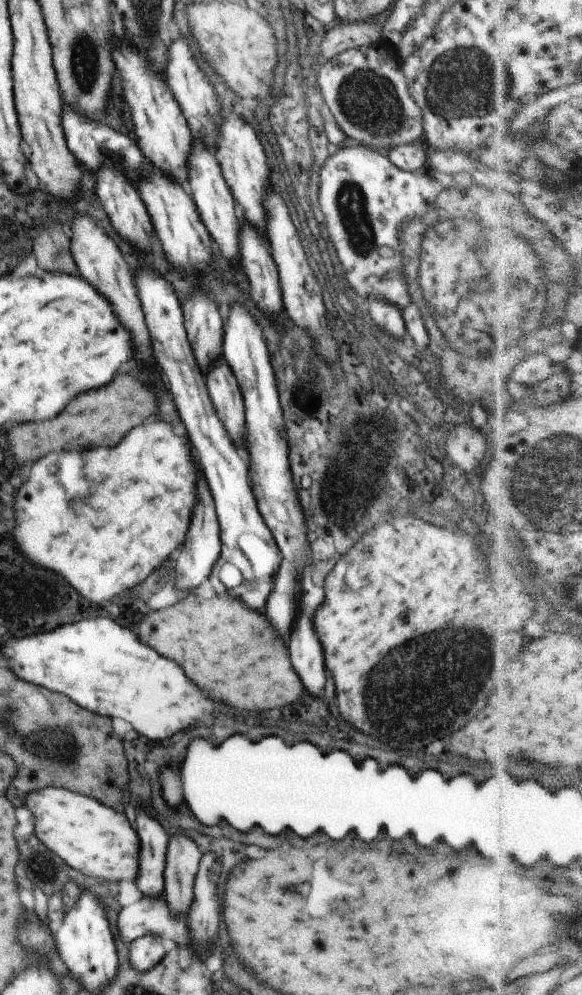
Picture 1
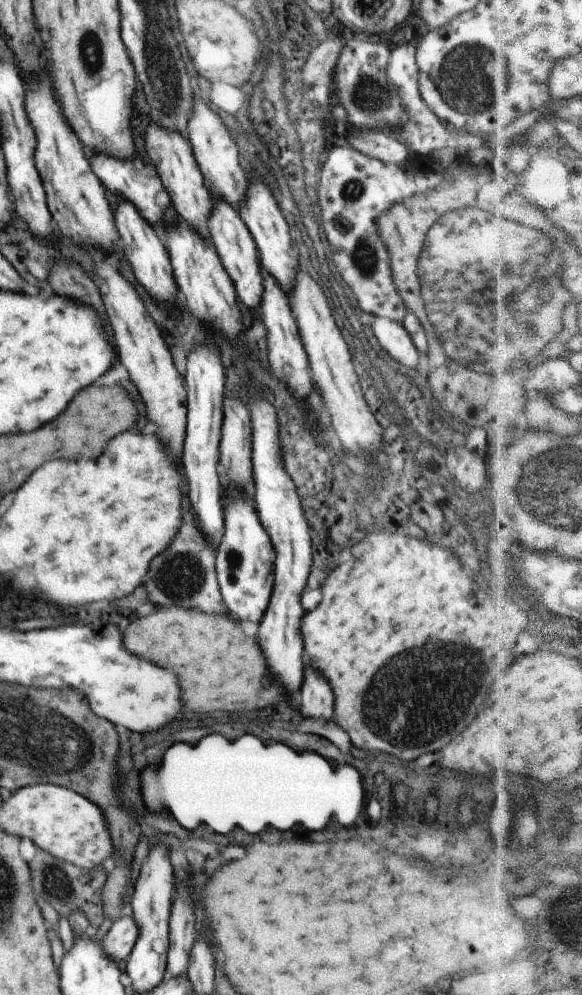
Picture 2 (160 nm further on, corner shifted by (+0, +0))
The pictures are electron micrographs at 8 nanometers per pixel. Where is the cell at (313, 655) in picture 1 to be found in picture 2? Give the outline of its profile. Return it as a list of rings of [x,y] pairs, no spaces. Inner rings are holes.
[[[310,672],[306,674],[304,686],[300,690],[300,698],[302,698],[302,714],[306,718],[314,718],[314,720],[322,720],[328,722],[332,718],[332,710],[334,710],[334,696],[330,686],[326,684],[326,680],[316,674]]]

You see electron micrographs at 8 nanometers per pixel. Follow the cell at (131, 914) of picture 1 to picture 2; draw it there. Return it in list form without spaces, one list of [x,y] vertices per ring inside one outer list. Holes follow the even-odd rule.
[[[132,913],[120,917],[101,940],[102,950],[116,964],[126,962],[138,938],[138,927]]]

